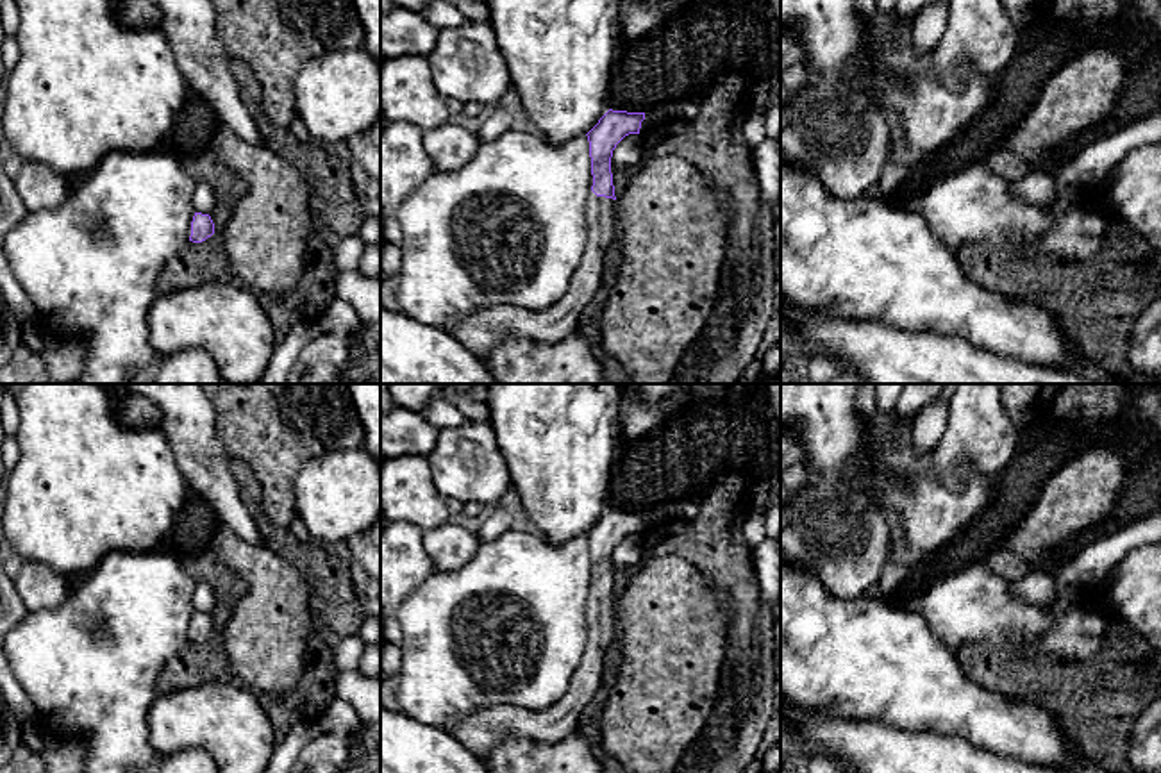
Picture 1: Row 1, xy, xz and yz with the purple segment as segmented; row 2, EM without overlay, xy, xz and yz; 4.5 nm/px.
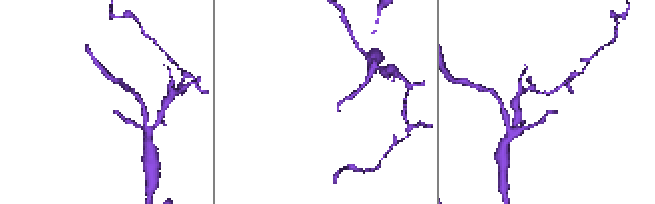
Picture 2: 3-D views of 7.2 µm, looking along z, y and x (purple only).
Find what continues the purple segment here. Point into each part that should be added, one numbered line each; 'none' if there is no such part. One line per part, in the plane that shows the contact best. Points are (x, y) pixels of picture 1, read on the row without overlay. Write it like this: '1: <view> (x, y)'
1: xz (483, 731)

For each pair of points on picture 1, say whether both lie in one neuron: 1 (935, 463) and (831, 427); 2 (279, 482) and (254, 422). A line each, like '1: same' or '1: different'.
1: different
2: same

